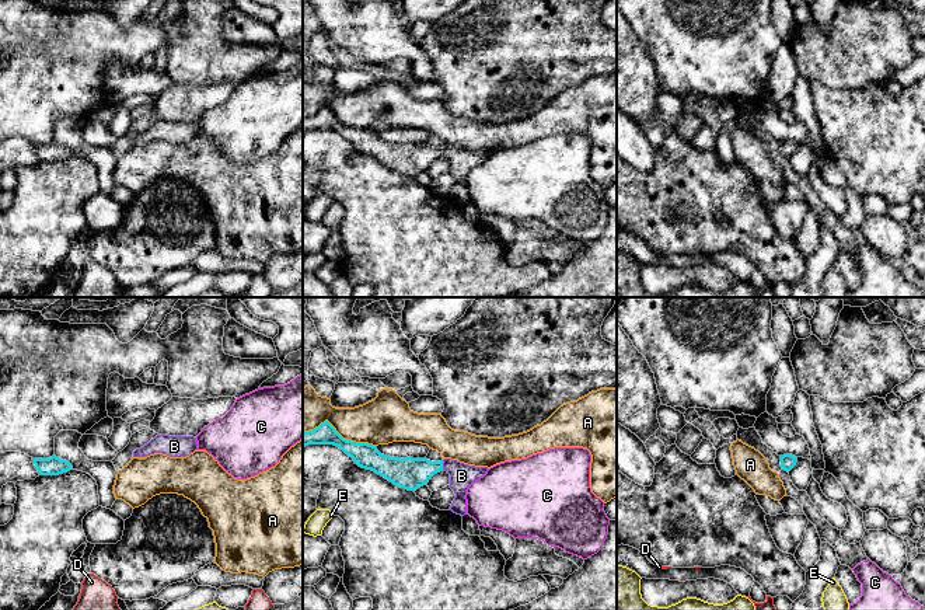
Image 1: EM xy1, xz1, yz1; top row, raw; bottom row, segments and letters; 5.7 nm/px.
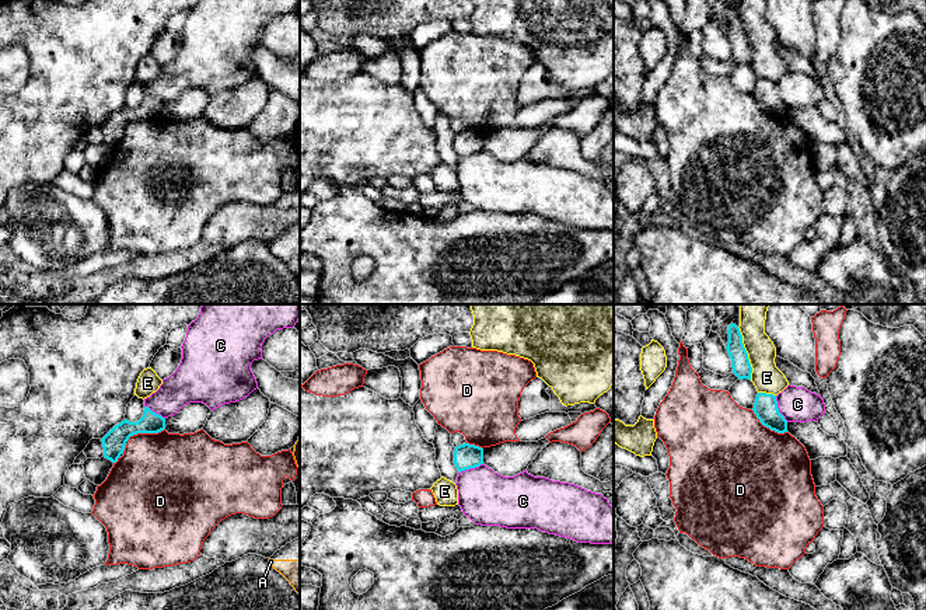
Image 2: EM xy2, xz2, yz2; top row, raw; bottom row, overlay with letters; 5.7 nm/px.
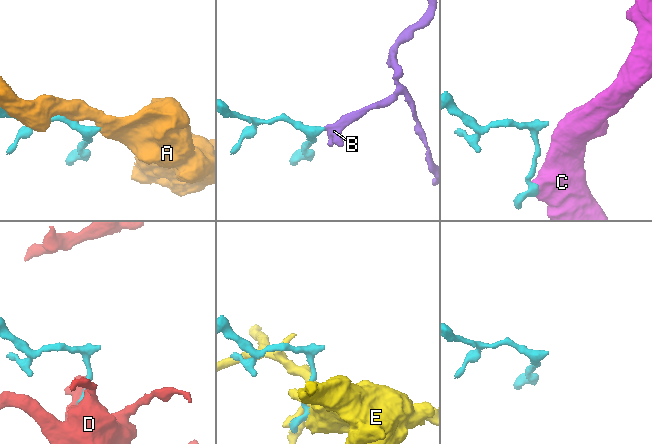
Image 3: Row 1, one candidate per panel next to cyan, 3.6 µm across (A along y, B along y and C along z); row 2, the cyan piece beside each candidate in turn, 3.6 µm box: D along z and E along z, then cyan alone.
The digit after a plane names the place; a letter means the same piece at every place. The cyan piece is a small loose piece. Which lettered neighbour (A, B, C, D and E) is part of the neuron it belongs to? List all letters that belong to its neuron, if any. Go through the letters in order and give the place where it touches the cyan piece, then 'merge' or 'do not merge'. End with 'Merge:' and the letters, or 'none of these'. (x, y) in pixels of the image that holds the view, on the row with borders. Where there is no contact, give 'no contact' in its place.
A: meets cyan in xz1 at (338, 434); do not merge
B: meets cyan in xz1 at (442, 464); merge
C: meets cyan in yz2 at (778, 408); do not merge
D: meets cyan in xy2 at (144, 432); do not merge
E: meets cyan in yz2 at (747, 354); do not merge
Merge: B

